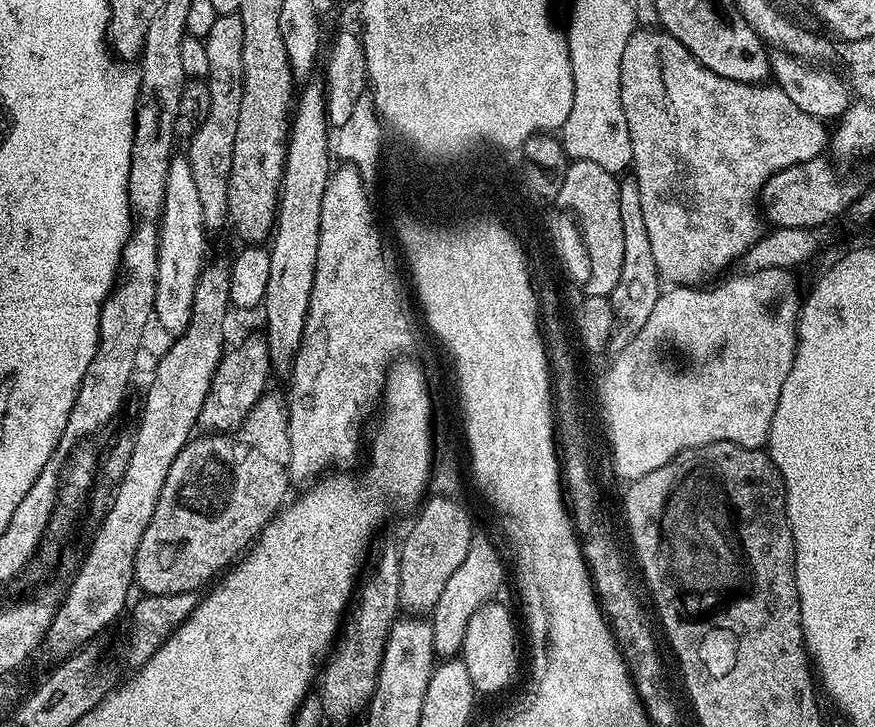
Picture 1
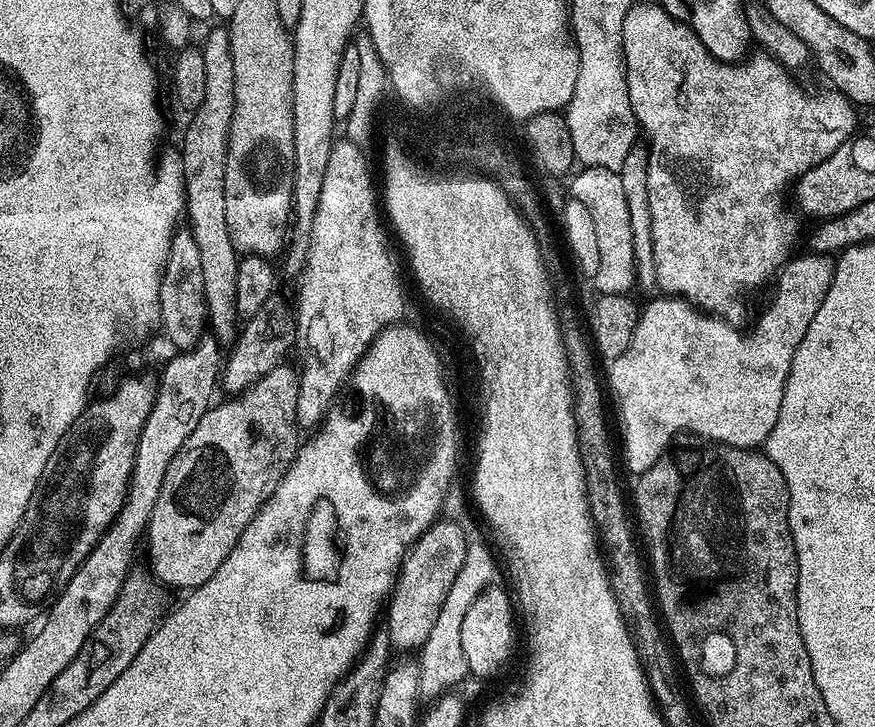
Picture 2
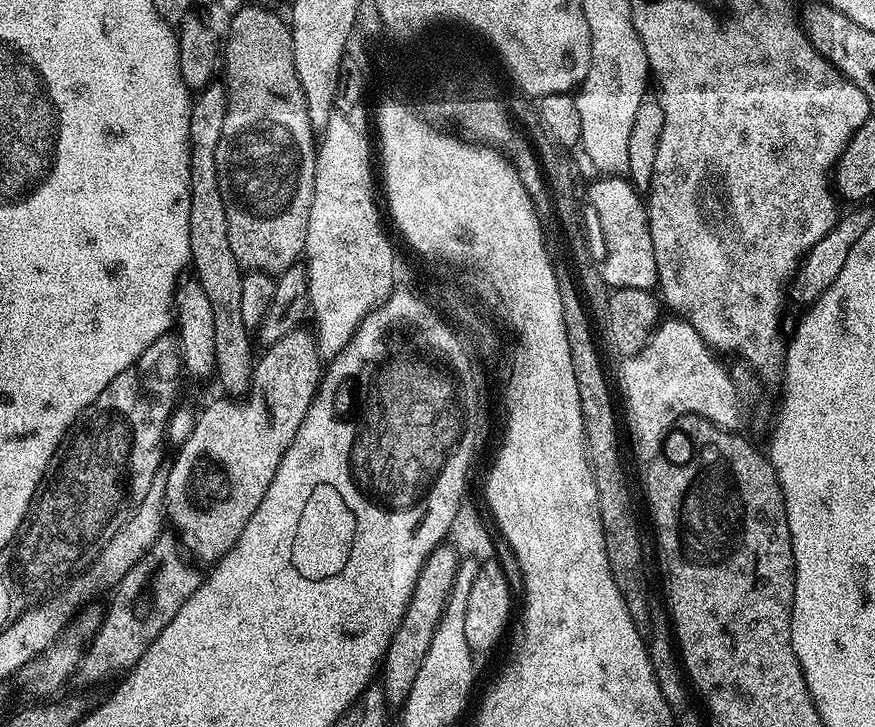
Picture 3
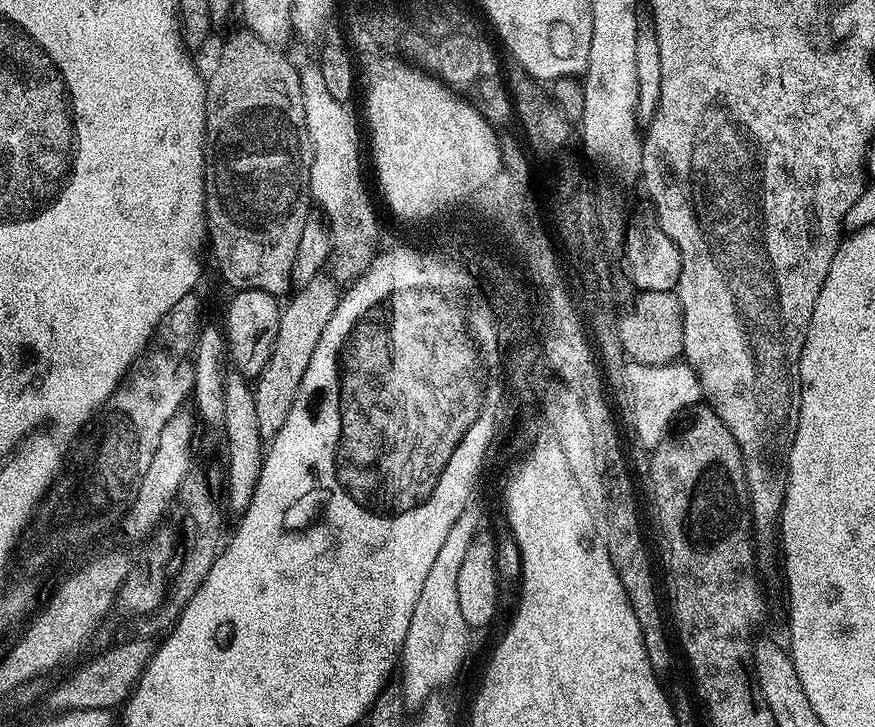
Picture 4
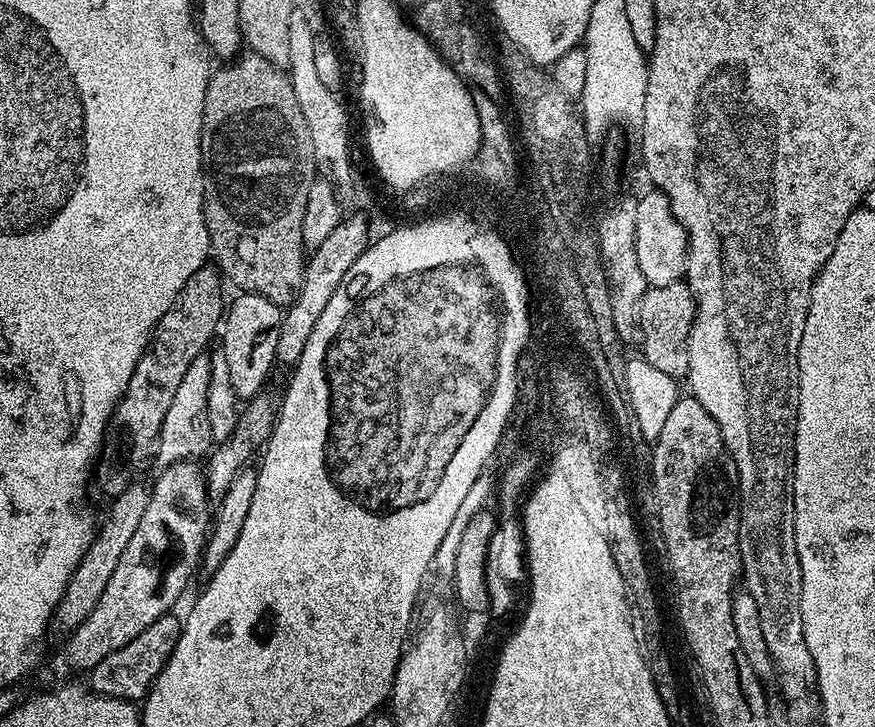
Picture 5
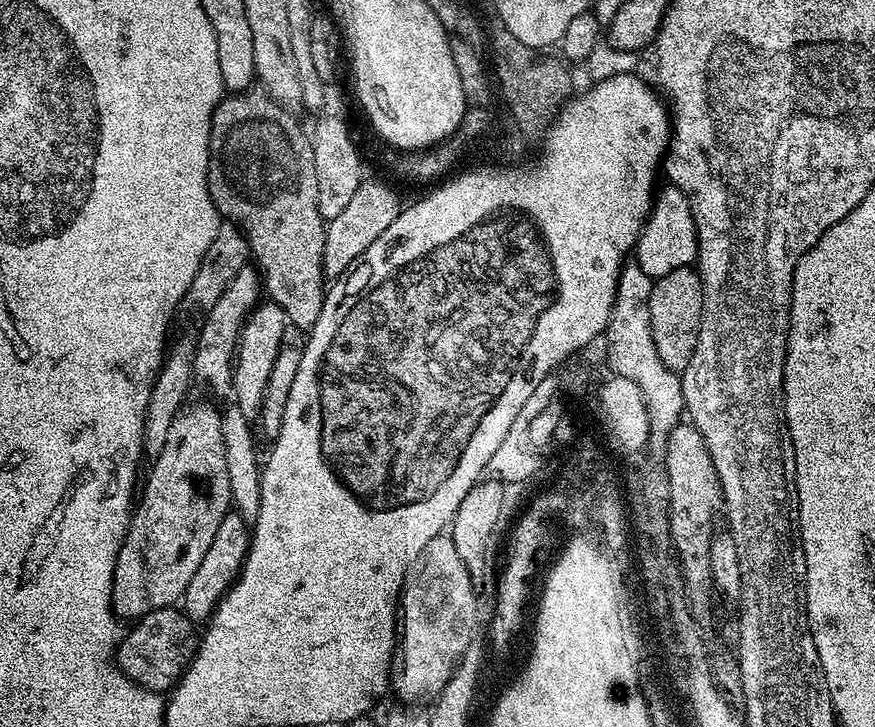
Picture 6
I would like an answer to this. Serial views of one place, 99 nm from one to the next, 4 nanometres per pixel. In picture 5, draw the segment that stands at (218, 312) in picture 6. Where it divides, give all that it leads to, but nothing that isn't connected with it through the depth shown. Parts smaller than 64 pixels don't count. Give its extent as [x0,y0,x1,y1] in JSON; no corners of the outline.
[154,355,213,469]

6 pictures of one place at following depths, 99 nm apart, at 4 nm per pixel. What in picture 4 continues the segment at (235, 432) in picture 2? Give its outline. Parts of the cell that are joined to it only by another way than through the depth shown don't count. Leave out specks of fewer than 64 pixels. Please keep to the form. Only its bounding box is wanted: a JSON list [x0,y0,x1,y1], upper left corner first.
[254,275,341,438]

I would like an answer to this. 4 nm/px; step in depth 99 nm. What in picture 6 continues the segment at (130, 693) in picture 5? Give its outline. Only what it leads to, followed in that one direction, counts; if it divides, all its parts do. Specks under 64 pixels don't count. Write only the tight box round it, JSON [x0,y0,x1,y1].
[114,607,198,693]

